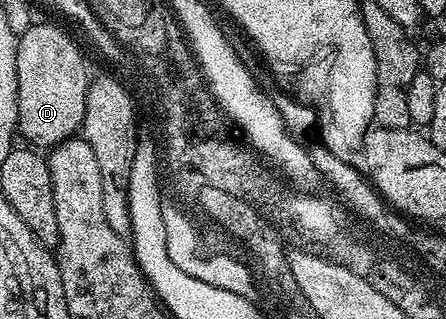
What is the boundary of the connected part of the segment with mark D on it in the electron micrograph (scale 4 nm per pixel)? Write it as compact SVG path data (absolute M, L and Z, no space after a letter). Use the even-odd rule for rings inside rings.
M36 22L29 23L25 32L19 33L16 41L16 69L18 70L18 118L16 119L18 125L19 135L25 136L27 143L32 146L39 146L44 150L51 150L56 145L63 142L63 140L71 140L81 131L84 115L86 114L86 91L84 91L84 68L81 68L81 63L85 59L85 53L82 48L79 48L62 29L56 24L36 24Z

